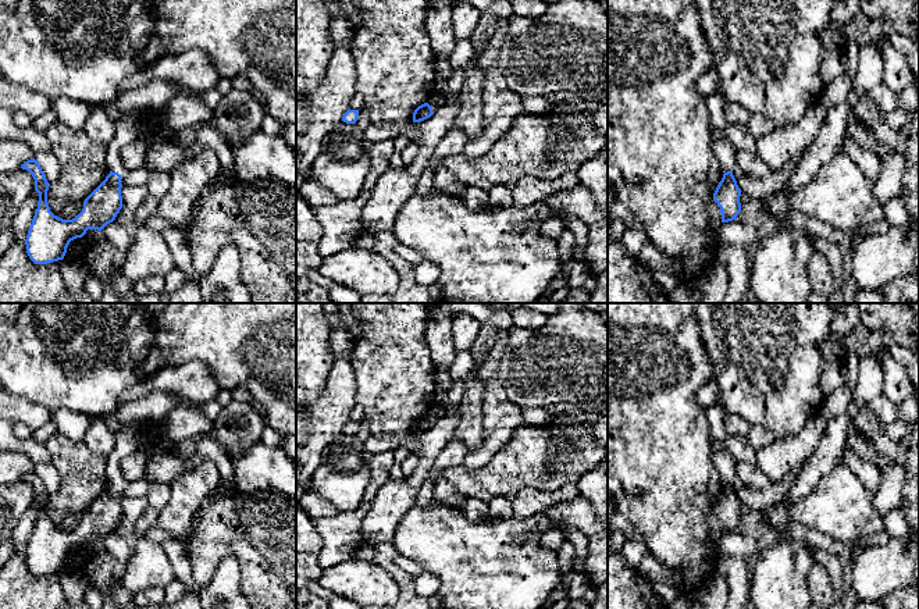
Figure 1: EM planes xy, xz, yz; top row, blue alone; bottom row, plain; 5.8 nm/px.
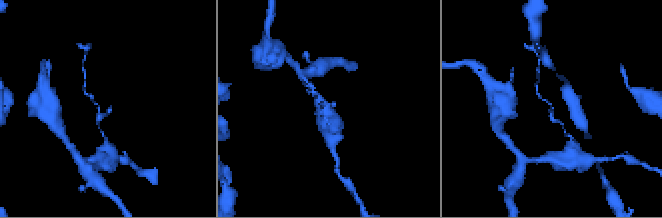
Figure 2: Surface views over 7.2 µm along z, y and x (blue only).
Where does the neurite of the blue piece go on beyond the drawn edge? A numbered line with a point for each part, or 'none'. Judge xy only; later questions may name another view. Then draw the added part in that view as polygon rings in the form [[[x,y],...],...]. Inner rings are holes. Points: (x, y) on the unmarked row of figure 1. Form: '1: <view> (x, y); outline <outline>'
1: xy (127, 440); outline [[[128,427],[113,432],[115,445],[111,453],[107,456],[106,476],[108,485],[113,482],[121,487],[122,498],[125,496],[125,489],[129,481],[122,476],[120,463],[122,457],[138,450],[139,434],[140,432],[135,428]]]

